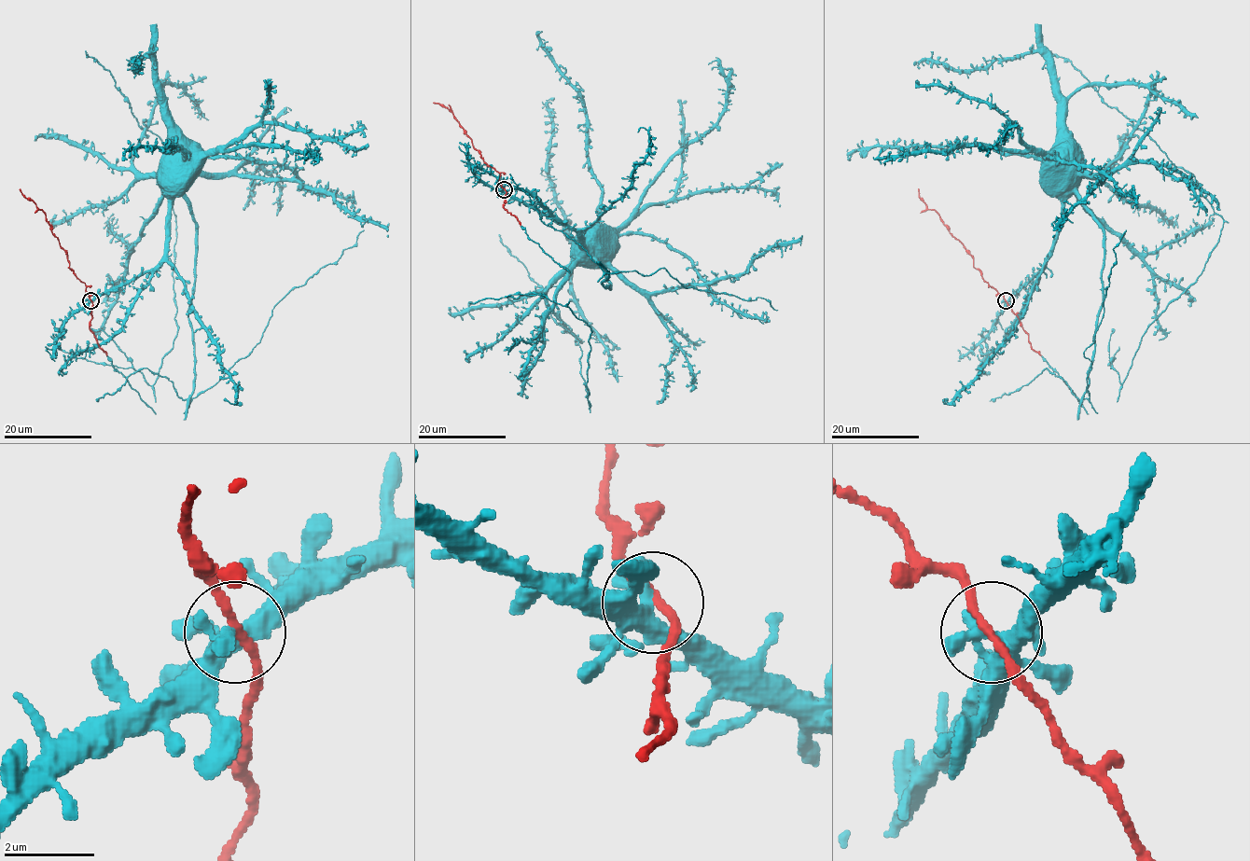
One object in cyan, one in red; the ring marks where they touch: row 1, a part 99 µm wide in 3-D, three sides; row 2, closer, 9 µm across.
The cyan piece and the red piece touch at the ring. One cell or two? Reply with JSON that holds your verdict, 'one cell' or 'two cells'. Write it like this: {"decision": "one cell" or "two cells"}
{"decision": "one cell"}

